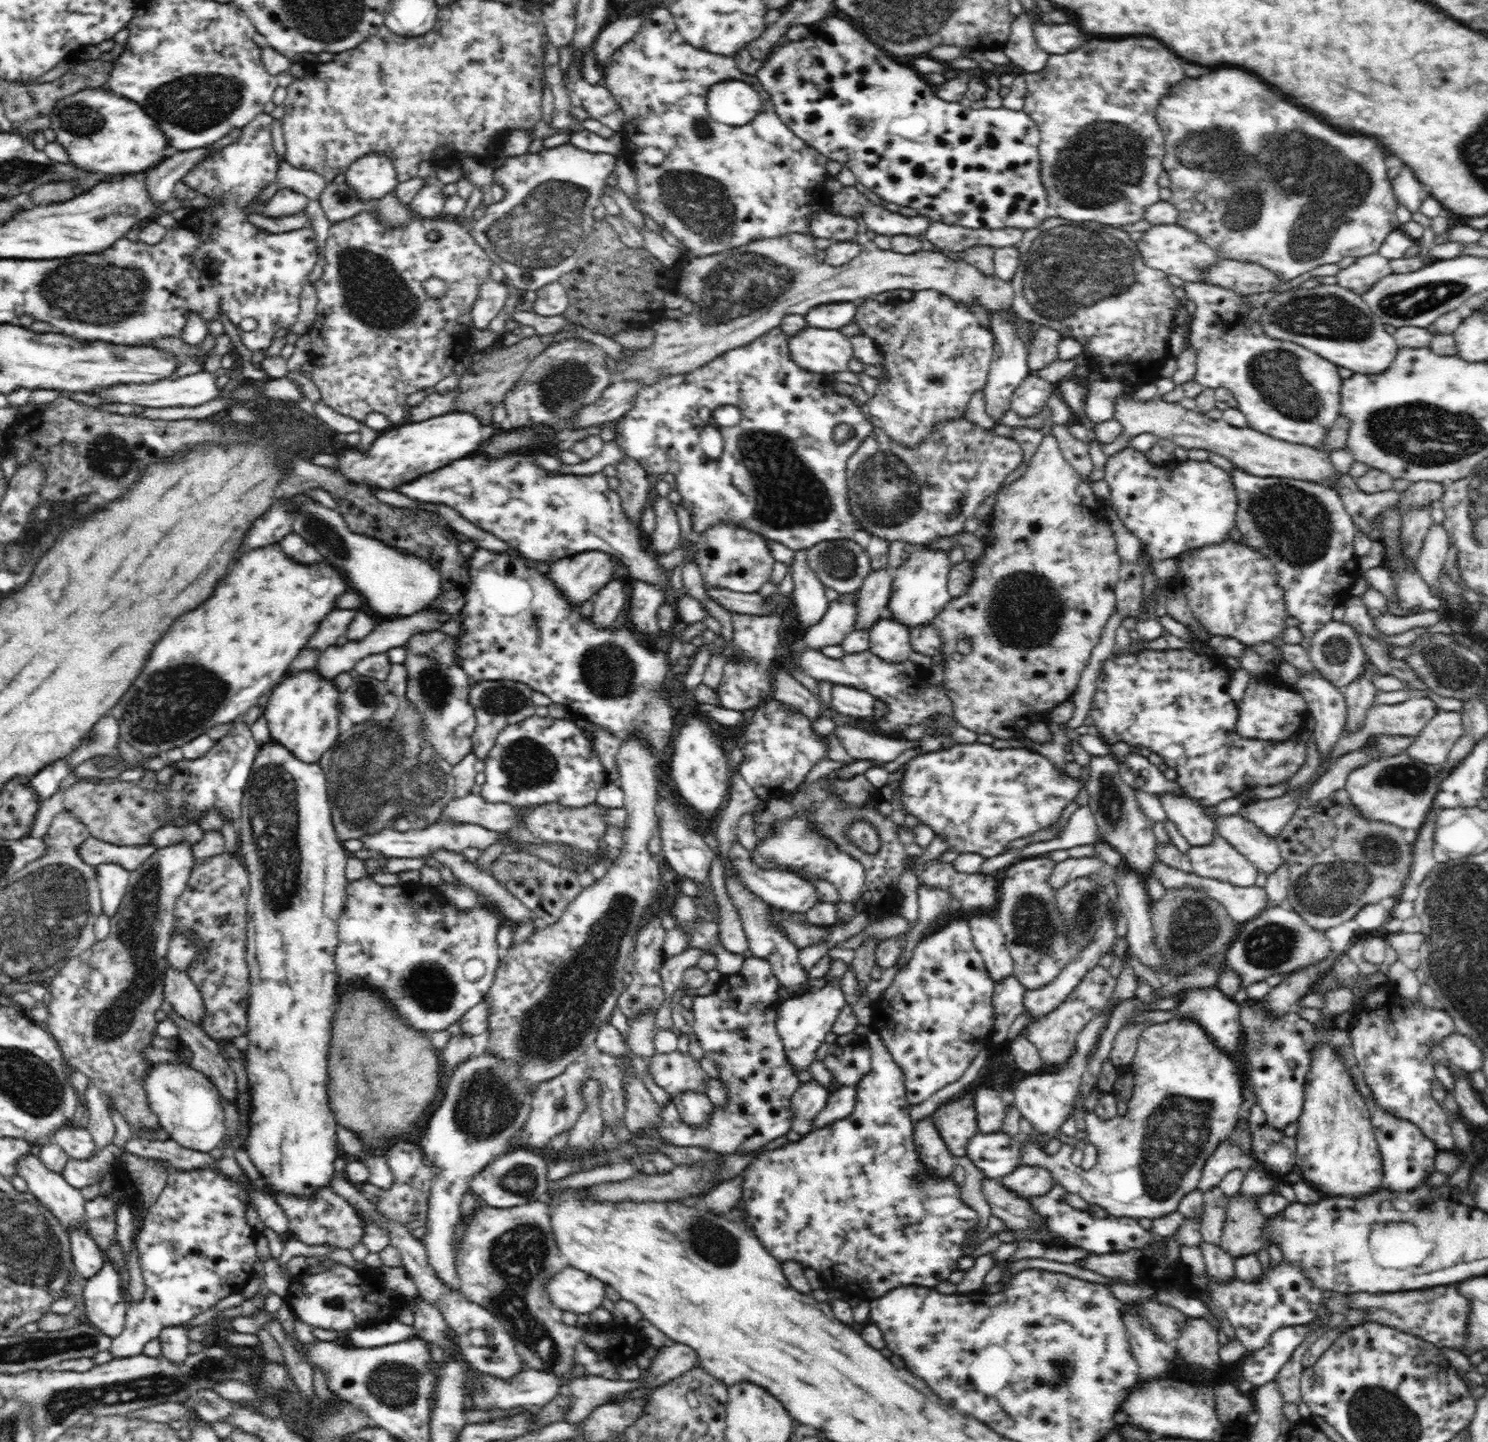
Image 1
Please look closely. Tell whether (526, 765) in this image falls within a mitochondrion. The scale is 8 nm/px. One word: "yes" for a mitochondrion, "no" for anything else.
yes

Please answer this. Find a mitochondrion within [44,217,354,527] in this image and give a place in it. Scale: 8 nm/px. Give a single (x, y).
(112, 457)

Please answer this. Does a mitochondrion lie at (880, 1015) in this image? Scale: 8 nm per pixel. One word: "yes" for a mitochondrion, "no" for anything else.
no

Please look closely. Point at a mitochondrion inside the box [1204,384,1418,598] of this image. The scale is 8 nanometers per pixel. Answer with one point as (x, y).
(1296, 525)

